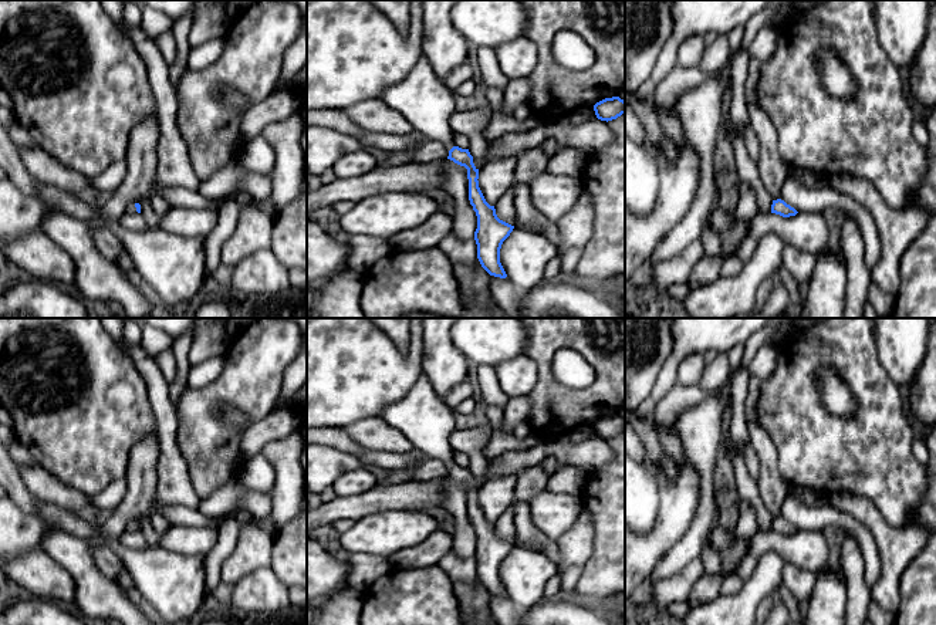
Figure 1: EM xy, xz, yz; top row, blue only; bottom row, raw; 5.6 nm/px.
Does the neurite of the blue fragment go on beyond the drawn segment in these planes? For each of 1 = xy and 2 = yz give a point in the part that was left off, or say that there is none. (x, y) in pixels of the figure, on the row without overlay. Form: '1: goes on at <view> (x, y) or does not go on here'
1: does not go on here
2: does not go on here

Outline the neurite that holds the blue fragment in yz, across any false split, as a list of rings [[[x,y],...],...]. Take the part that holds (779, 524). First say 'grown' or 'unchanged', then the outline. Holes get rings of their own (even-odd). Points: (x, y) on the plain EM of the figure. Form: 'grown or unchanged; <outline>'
unchanged; [[[777,517],[773,518],[771,531],[780,533],[783,536],[790,536],[790,534],[795,534],[798,530],[790,523],[787,523],[784,518]]]

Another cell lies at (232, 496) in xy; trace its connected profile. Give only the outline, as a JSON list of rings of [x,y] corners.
[[[233,479],[200,500],[197,509],[207,517],[223,518],[236,510],[244,510],[253,518],[263,520],[271,514],[273,494],[271,491],[247,490],[237,479]]]

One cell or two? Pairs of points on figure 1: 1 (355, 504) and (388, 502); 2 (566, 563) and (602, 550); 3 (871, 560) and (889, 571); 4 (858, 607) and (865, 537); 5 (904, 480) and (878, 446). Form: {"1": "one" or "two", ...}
{"1": "one", "2": "two", "3": "two", "4": "two", "5": "one"}

